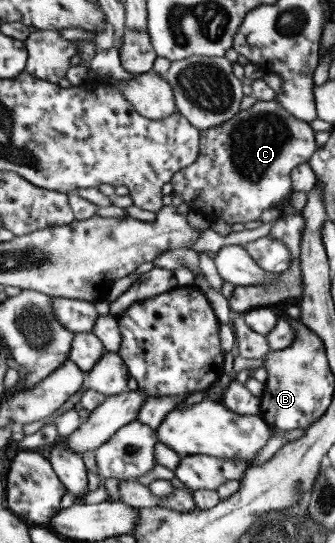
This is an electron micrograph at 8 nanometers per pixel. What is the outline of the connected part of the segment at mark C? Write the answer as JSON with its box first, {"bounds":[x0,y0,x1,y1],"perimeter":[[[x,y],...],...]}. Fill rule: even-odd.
{"bounds":[166,99,316,225],"perimeter":[[[275,99],[272,101],[256,101],[250,109],[239,111],[236,115],[228,119],[228,121],[205,130],[200,130],[200,138],[198,138],[199,154],[196,156],[196,160],[172,174],[166,190],[171,196],[180,197],[181,203],[184,203],[189,211],[202,214],[202,216],[204,216],[210,223],[221,220],[224,224],[231,225],[235,223],[244,224],[250,221],[257,221],[259,220],[262,211],[273,209],[277,203],[280,203],[280,201],[284,201],[286,198],[290,199],[292,193],[290,171],[297,165],[305,164],[307,159],[316,149],[314,143],[314,131],[312,131],[308,124],[309,122],[292,117],[292,115],[290,115],[290,113],[288,113],[288,111],[286,111]]]}

